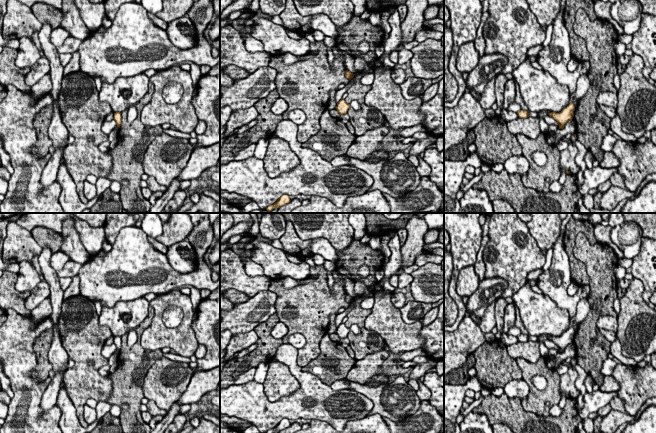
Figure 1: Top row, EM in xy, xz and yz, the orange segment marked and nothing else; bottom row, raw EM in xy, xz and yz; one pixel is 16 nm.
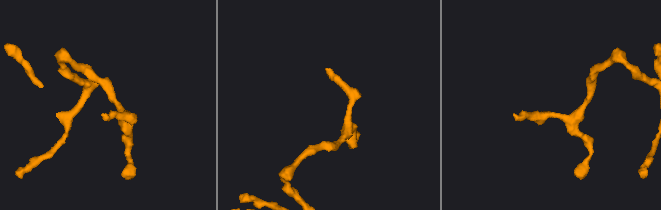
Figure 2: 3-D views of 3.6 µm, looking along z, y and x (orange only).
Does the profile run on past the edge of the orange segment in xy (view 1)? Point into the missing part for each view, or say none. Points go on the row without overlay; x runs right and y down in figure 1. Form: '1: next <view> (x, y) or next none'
1: next none

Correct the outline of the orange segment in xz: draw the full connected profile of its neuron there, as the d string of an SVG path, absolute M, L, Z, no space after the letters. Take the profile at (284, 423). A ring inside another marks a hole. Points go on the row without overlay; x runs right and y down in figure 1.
M282 419L273 429L268 430L266 433L280 432L281 430L288 428L290 425L289 419Z

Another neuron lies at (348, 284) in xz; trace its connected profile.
M337 270L332 272L332 276L334 278L334 282L342 282L346 294L350 295L353 298L357 298L357 294L354 291L355 282L349 279L345 275L341 275Z

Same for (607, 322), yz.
M603 315L599 317L597 321L598 328L602 328L605 330L613 331L617 334L618 332L618 321L616 317L610 315Z

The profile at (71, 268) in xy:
M69 259L64 265L62 270L56 271L59 278L62 277L74 277L78 274L79 270L82 268L82 264L79 264L71 259Z

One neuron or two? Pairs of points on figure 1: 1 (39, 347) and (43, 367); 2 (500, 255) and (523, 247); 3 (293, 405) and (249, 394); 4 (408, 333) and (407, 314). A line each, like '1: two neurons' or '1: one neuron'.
1: one neuron
2: one neuron
3: one neuron
4: two neurons

